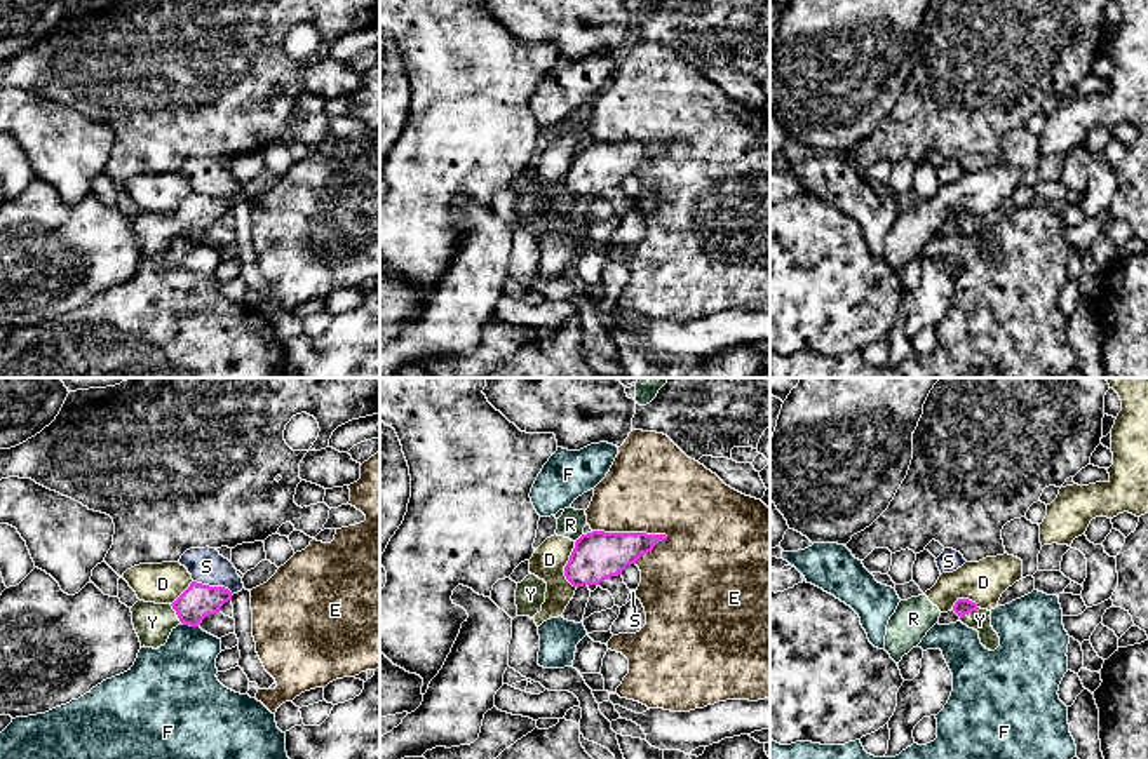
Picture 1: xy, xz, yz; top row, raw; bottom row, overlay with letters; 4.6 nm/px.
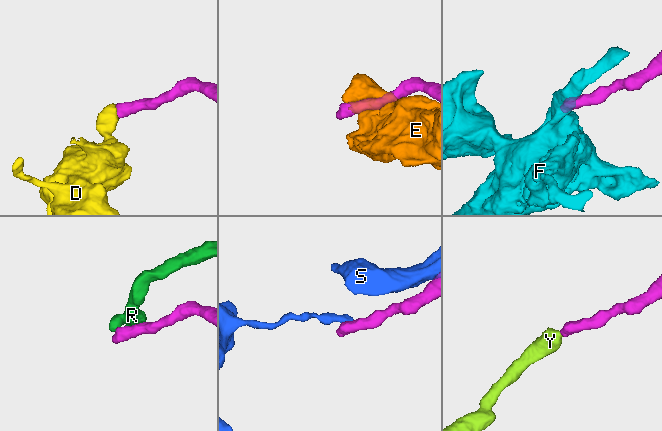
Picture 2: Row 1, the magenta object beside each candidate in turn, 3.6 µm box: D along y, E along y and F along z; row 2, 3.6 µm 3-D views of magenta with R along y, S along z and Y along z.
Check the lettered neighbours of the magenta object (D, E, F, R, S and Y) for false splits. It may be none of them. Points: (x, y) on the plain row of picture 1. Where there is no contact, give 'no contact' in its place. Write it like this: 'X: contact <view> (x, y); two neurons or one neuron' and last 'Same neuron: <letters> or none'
D: contact xz (567, 174); two neurons
E: contact xz (631, 143); two neurons
F: contact xy (190, 235); two neurons
R: contact xz (579, 148); two neurons
S: contact xy (213, 197); two neurons
Y: contact xy (176, 223); one neuron
Same neuron: Y

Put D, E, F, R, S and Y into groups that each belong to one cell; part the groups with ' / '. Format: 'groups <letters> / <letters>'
groups D R / E / F / S / Y

